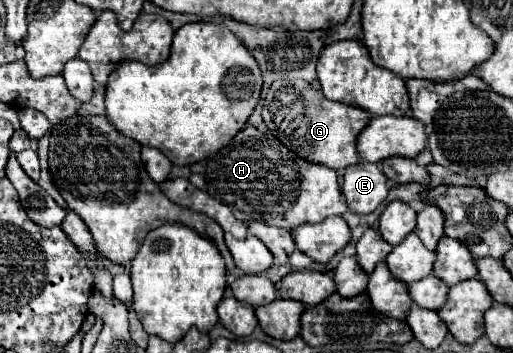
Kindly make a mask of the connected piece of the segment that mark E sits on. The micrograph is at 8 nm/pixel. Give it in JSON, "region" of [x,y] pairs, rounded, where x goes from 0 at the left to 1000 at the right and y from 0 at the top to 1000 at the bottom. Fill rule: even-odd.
{"region":[[[698,459],[671,487],[667,550],[694,606],[721,606],[756,555],[756,504],[725,459]]]}

